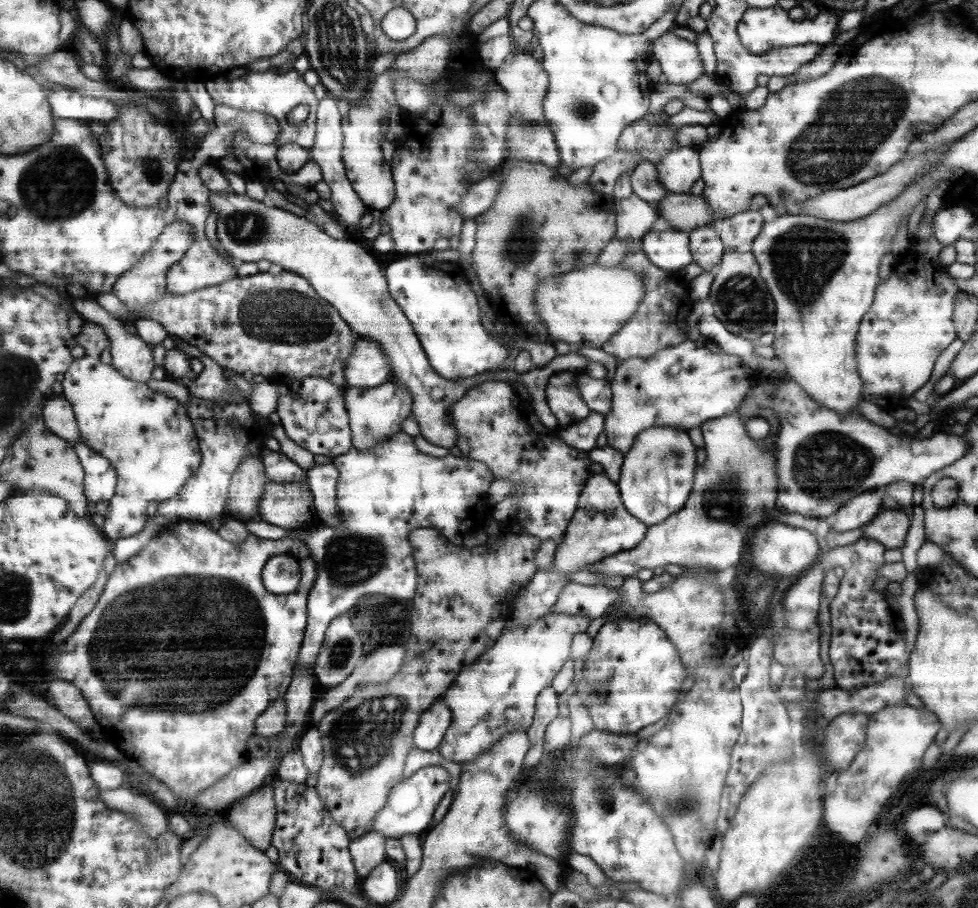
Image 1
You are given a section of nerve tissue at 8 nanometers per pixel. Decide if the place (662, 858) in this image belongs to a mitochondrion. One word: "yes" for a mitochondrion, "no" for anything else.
no

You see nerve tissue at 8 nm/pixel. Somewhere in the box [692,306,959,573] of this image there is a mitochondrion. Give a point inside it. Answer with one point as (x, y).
(853, 462)

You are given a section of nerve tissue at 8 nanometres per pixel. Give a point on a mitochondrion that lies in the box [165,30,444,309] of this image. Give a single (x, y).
(247, 229)

